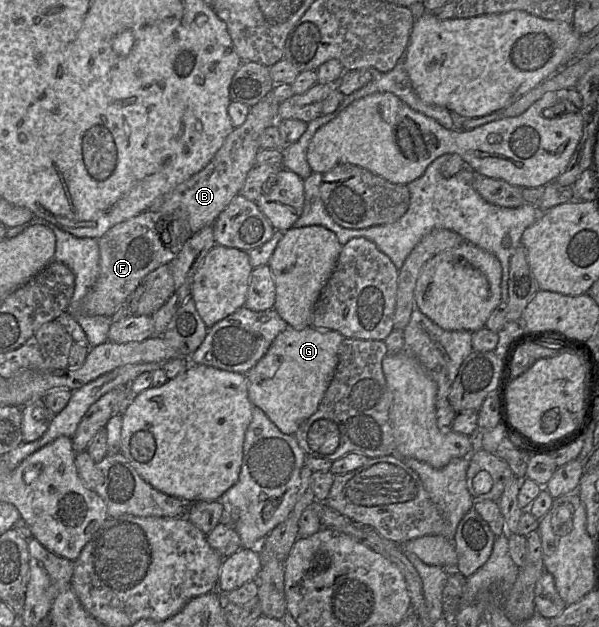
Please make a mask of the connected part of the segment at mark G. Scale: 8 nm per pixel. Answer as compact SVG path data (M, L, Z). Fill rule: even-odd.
M290 326L279 333L266 354L245 373L250 402L262 409L284 434L293 435L313 415L327 390L338 364L338 351L344 337L337 331L320 331L314 327L296 330Z

